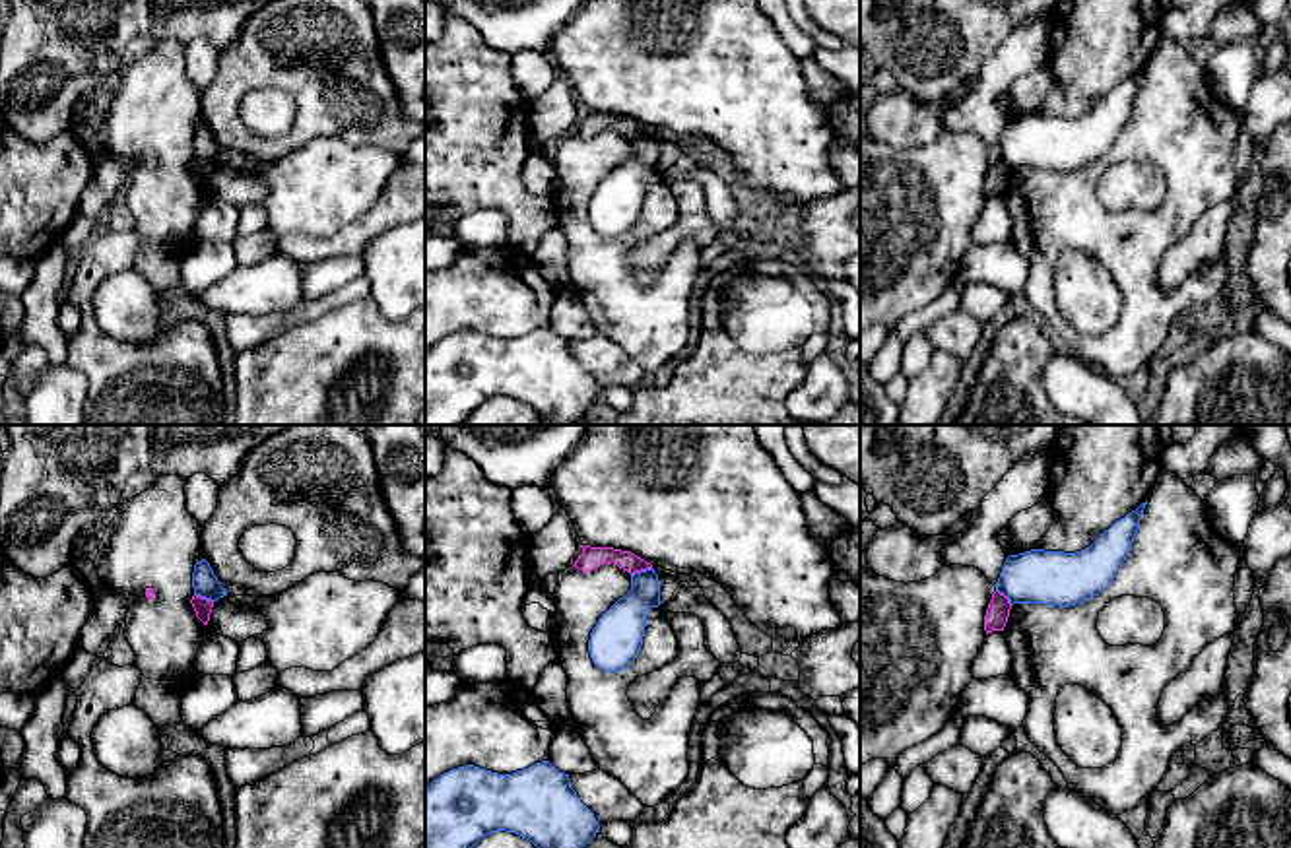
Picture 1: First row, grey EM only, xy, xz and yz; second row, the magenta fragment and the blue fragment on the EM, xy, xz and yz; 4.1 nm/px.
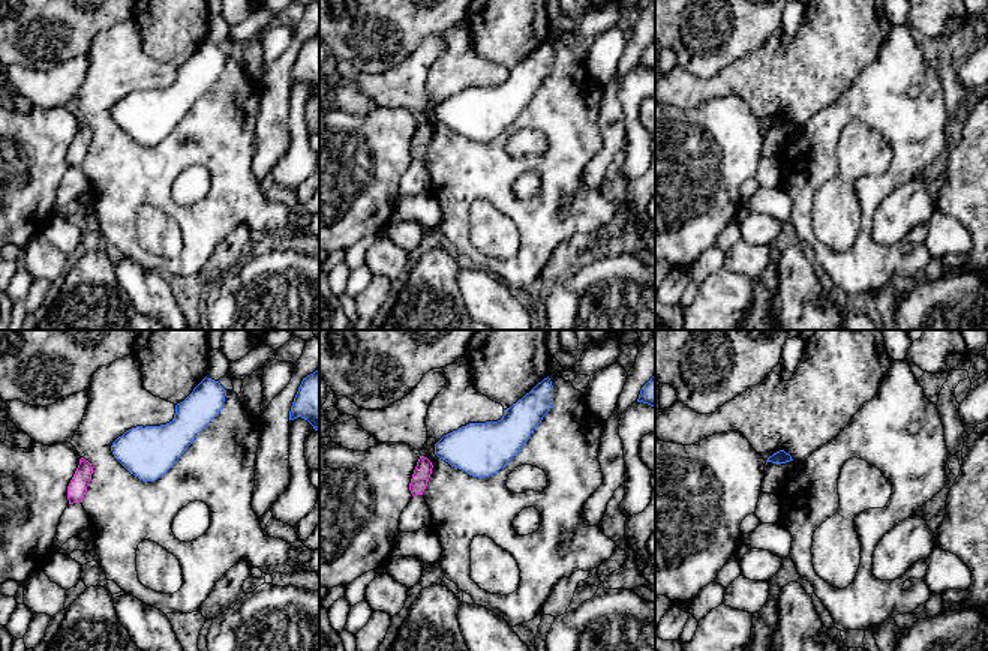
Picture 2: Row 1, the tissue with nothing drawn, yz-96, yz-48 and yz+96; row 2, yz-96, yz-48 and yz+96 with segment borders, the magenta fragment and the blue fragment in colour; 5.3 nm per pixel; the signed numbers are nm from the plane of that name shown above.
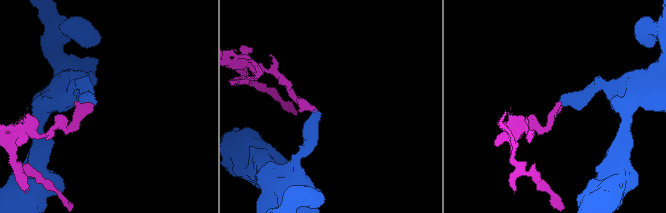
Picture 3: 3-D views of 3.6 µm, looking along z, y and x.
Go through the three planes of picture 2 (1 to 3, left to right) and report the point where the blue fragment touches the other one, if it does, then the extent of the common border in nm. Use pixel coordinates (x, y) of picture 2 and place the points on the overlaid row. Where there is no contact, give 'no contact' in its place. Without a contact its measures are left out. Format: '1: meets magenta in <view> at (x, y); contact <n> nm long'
1: no contact
2: no contact
3: no contact

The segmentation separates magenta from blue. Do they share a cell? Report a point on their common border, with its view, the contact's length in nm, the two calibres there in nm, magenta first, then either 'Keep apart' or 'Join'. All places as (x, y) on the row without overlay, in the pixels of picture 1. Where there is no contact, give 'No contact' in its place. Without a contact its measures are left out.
Touches magenta at xz (641, 134). Shared border 90 nm. Thickness 90 nm (magenta) against 180 nm. Keep apart

